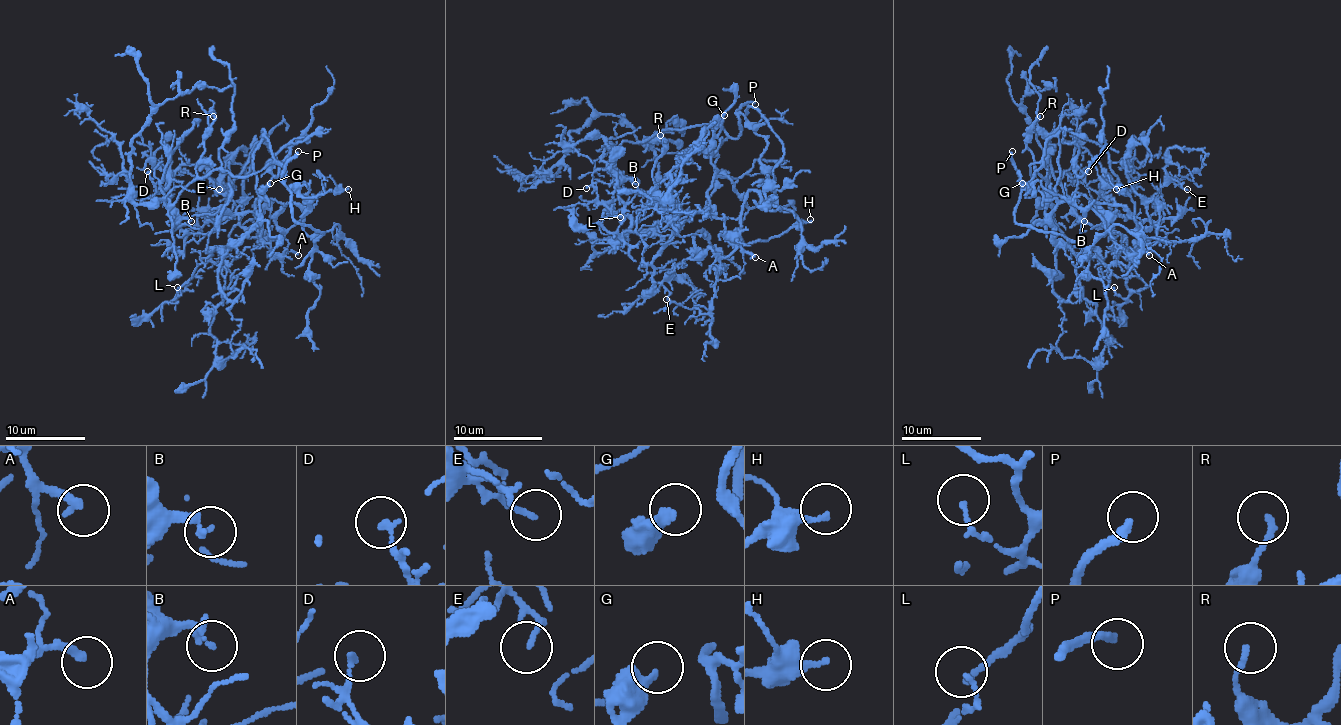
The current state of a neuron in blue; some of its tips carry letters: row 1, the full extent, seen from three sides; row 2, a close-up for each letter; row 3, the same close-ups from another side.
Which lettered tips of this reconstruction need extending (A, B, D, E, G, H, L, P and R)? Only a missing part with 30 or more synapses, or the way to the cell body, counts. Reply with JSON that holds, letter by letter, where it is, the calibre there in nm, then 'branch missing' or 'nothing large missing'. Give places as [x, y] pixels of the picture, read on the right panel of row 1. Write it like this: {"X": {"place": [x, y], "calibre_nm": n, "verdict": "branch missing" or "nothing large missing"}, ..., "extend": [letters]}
{"A": {"place": [1149, 255], "calibre_nm": 260, "verdict": "branch missing"}, "B": {"place": [1084, 221], "calibre_nm": 120, "verdict": "nothing large missing"}, "D": {"place": [1088, 171], "calibre_nm": 180, "verdict": "nothing large missing"}, "E": {"place": [1187, 189], "calibre_nm": 90, "verdict": "nothing large missing"}, "G": {"place": [1022, 183], "calibre_nm": 240, "verdict": "nothing large missing"}, "H": {"place": [1116, 189], "calibre_nm": 190, "verdict": "nothing large missing"}, "L": {"place": [1114, 287], "calibre_nm": 120, "verdict": "nothing large missing"}, "P": {"place": [1012, 151], "calibre_nm": 240, "verdict": "branch missing"}, "R": {"place": [1040, 116], "calibre_nm": 160, "verdict": "nothing large missing"}, "extend": ["A", "P"]}

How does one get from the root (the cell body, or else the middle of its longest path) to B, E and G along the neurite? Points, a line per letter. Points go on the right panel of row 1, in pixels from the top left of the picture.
B: (1042, 163), (1032, 163), (1030, 173), (1036, 169), (1046, 179), (1048, 199), (1064, 199), (1084, 221)
E: (1042, 163), (1024, 189), (1040, 181), (1080, 207), (1119, 205), (1143, 239), (1147, 203), (1171, 179), (1187, 189)
G: (1042, 163), (1046, 142), (1056, 136), (1060, 147), (1056, 195), (1046, 199), (1022, 183)

